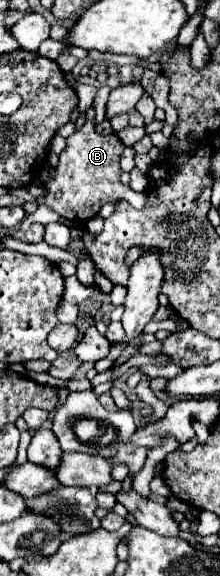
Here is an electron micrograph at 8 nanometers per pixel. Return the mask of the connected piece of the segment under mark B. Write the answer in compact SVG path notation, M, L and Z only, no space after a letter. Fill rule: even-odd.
M95 110L87 112L87 120L81 126L81 130L73 132L67 138L67 148L59 156L59 164L55 170L55 176L43 184L45 194L37 198L37 202L25 202L23 210L27 214L33 214L39 204L47 204L53 212L57 212L61 218L69 222L87 222L89 218L97 216L101 206L115 200L125 200L136 209L141 209L147 202L146 193L138 193L129 186L121 184L121 166L119 158L123 154L125 146L117 138L117 134L103 136L95 130Z

